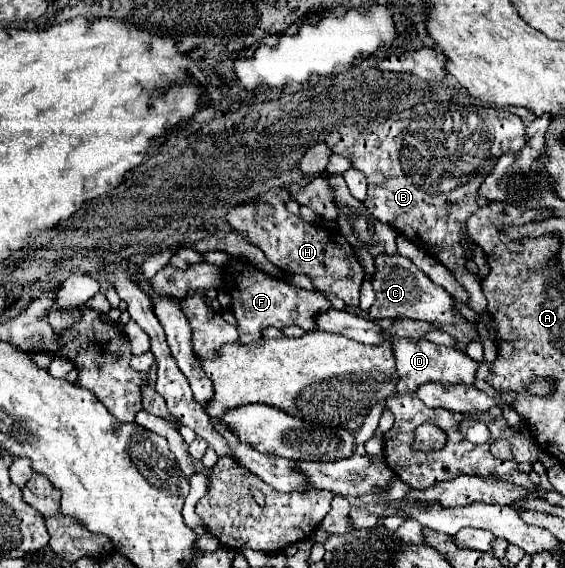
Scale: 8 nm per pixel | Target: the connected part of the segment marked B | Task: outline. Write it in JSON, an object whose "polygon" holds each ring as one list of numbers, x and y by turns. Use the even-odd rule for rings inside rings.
{"polygon":[[429,101,429,103,421,103,421,105,411,107,411,109,407,109,407,111,399,113,399,115,395,115,393,119,389,119,389,121,385,121,385,123,373,123,373,125,365,125,365,127,361,127,361,125,347,125,347,127,341,127,339,131,333,131,331,135,327,135,325,141,327,141,327,145,331,147,333,153,339,153,339,155,351,159,351,165,353,165,355,169,359,169,359,171,365,173,365,177,367,177,367,199,365,199,367,209,369,209,379,221,389,223,389,225,391,225,393,229,397,229,405,239,409,239,411,243,415,243,421,251,425,251,425,255,429,255,429,257,437,259,441,265,445,265,445,267,453,273,453,277,457,279,457,283,469,293,467,305,469,305,475,313,483,313,483,311,485,311,485,295,483,295,483,291,481,291,479,277,473,275,473,273,469,273,467,267,465,267,467,255,465,255,465,243,463,243,461,239,467,237,467,239,471,241,471,237,469,237,469,233,467,233,467,227,465,227,465,225,467,225,467,217,471,217,471,213,475,213,475,209,479,209,479,207,491,203,491,201,479,197,479,185,483,183,485,171,479,173,475,167,477,167,477,165,495,165,495,161,497,161,503,153,509,153,509,151,511,151,511,153,519,153,519,149,523,149,523,145,527,143,527,133,525,133,525,127,523,127,521,117,517,117,517,115,513,115,513,113,509,113,509,111,503,111,503,109,493,109,493,107,455,105,455,103]]}

